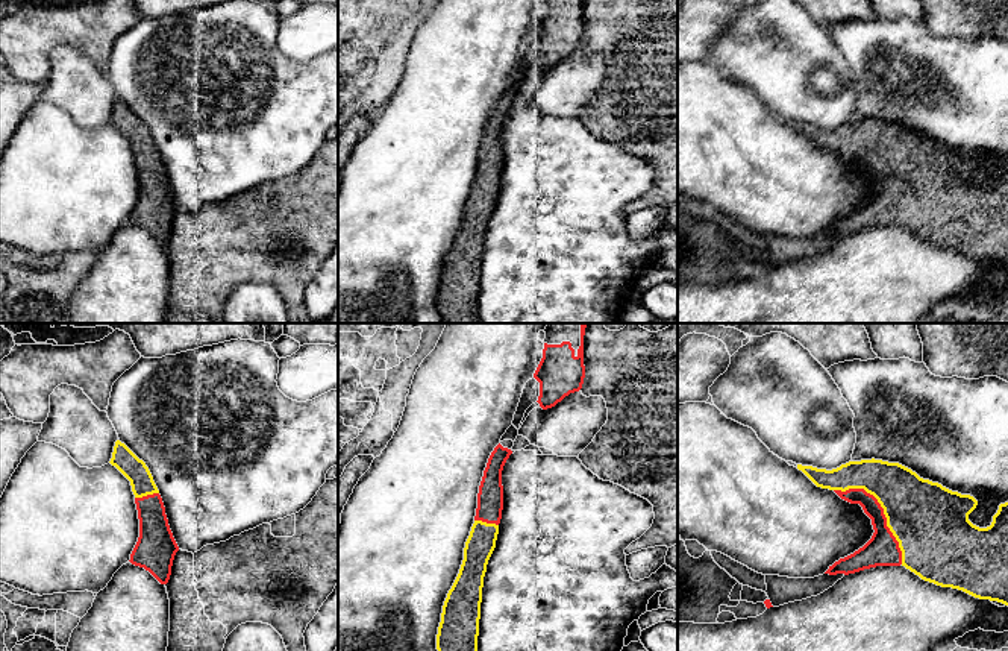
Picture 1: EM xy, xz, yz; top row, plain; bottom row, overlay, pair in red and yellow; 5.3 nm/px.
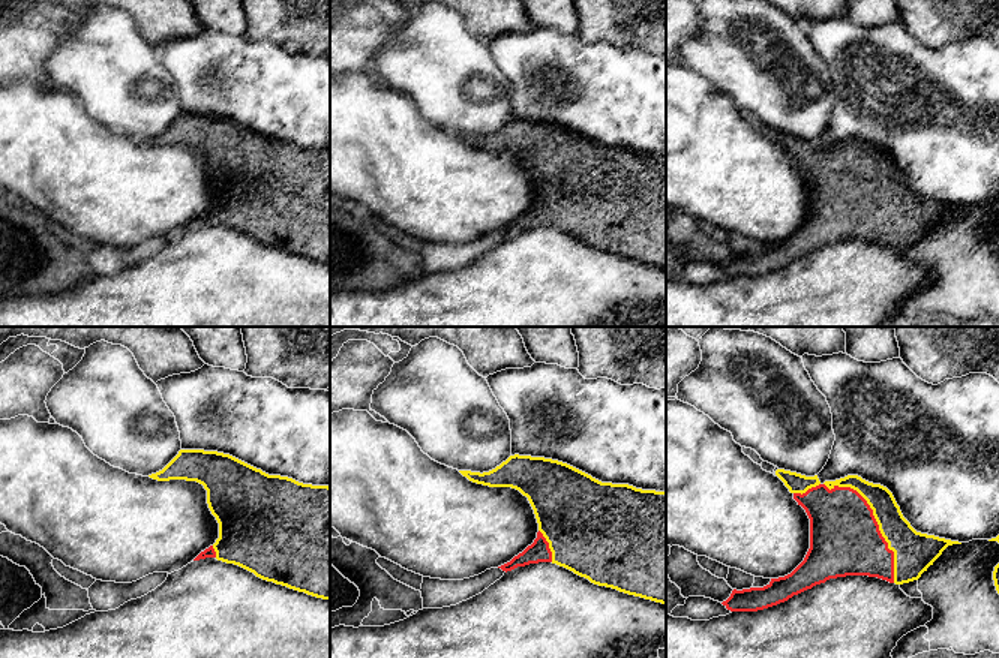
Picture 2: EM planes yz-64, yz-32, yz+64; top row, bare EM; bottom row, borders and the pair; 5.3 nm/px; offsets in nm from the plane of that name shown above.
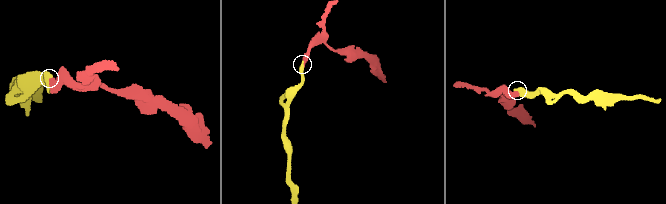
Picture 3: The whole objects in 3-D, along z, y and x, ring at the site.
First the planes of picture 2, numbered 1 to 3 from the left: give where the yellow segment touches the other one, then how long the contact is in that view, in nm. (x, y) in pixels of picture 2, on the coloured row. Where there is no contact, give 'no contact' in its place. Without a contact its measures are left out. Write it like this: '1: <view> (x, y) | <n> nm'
1: yz-64 (215, 552) | 70 nm
2: yz-32 (548, 546) | 190 nm
3: yz+64 (875, 520) | 650 nm

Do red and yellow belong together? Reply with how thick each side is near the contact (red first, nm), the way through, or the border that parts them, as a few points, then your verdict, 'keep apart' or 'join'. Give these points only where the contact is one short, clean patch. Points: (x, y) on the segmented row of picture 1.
180/400 nm | join

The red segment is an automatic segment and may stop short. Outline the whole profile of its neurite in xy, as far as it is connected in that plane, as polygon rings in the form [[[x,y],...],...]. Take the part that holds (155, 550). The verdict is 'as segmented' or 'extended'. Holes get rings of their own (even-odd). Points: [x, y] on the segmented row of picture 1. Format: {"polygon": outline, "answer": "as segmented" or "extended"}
{"polygon": [[[120,440],[115,442],[109,463],[130,481],[135,495],[139,537],[129,561],[149,571],[161,584],[167,584],[179,546],[153,476],[146,463]]], "answer": "extended"}

